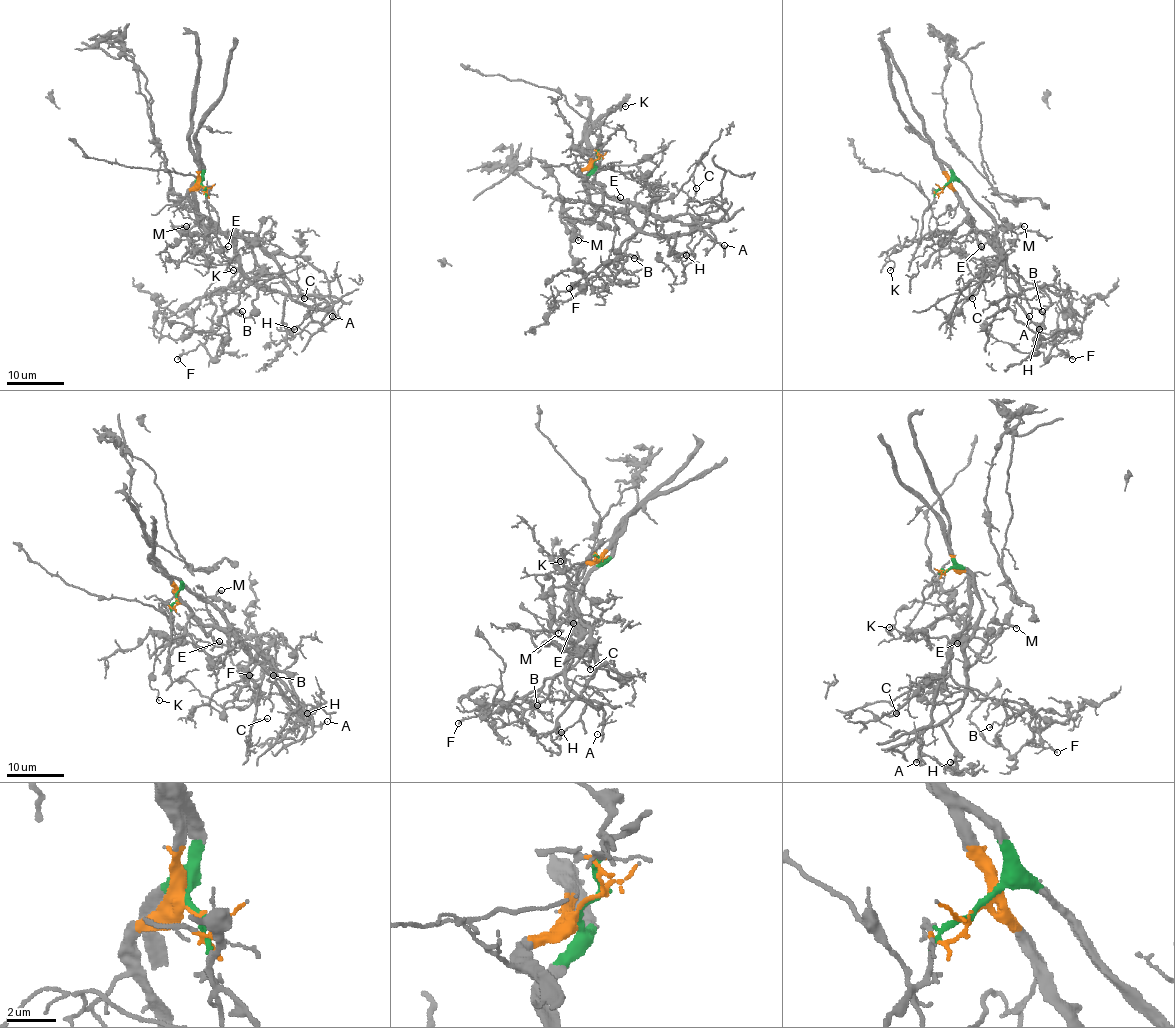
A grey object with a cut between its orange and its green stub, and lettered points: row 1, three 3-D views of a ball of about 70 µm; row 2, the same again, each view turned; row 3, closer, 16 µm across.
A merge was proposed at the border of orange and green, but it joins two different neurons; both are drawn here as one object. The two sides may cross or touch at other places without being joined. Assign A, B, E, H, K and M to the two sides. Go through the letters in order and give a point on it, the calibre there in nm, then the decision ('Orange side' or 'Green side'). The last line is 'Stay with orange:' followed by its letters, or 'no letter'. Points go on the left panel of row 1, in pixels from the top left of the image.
A: Place: (332, 316). Thickness 120 nm. Green side
B: Place: (242, 311). Thickness 100 nm. Green side
E: Place: (228, 246). Thickness 110 nm. Orange side
H: Place: (294, 329). Thickness 110 nm. Green side
K: Place: (233, 270). Thickness 110 nm. Orange side
M: Place: (186, 226). Thickness 90 nm. Orange side
Stay with orange: E, K, M

